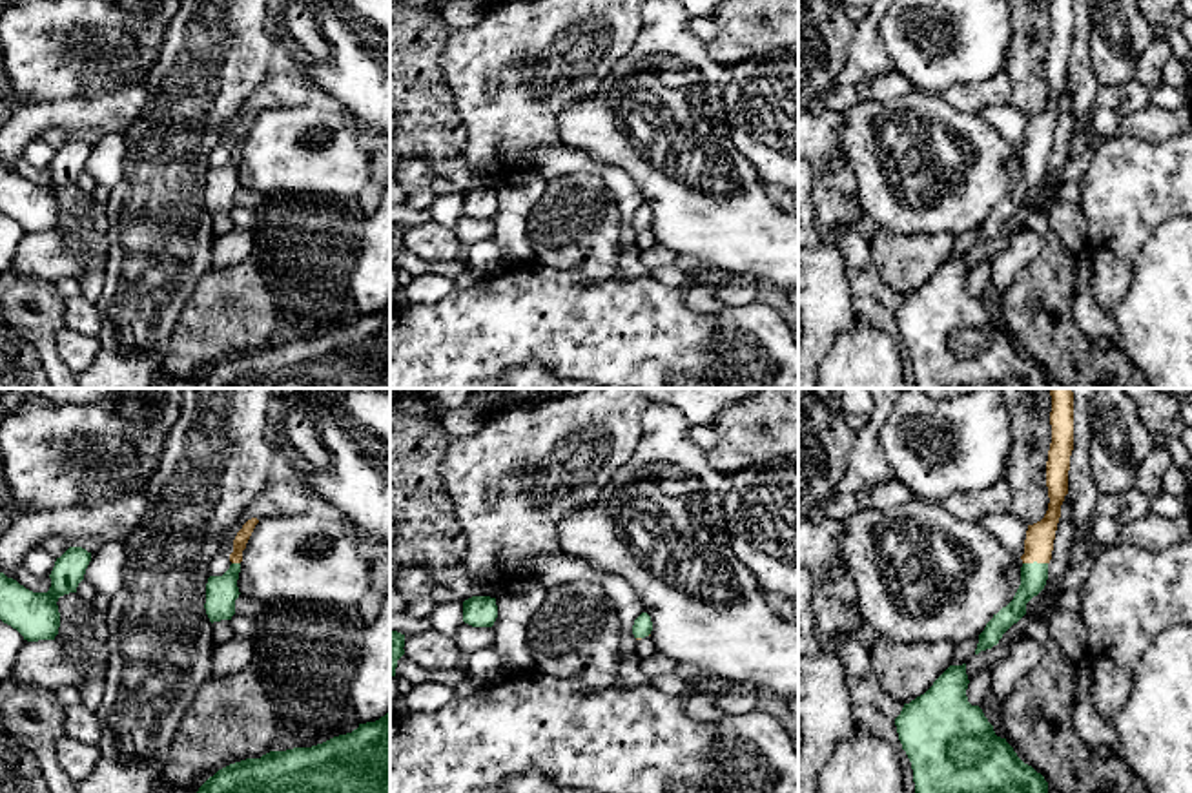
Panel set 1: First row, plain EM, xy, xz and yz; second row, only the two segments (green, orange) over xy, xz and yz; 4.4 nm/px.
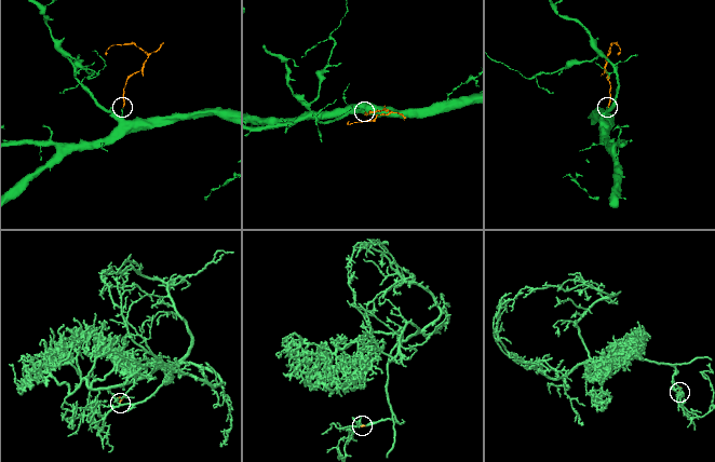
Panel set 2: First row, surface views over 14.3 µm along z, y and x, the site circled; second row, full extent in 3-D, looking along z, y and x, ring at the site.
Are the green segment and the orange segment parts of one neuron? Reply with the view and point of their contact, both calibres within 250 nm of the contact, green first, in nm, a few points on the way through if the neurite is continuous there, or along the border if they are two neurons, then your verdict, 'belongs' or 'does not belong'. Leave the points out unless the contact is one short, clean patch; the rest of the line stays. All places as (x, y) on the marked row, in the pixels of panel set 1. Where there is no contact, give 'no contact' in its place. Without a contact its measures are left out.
yz (1034, 562) | 120/130 nm | belongs

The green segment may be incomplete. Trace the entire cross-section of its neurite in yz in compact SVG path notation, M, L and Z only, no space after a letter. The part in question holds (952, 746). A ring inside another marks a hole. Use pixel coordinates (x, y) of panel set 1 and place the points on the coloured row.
M966 664L950 665L895 718L915 793L1048 793L1048 782L971 705Z

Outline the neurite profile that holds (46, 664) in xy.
M26 640L15 658L11 680L51 691L62 685L80 687L87 665L104 669L100 656L77 662L55 640Z

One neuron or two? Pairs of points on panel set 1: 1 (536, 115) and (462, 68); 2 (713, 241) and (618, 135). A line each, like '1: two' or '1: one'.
1: one
2: one

